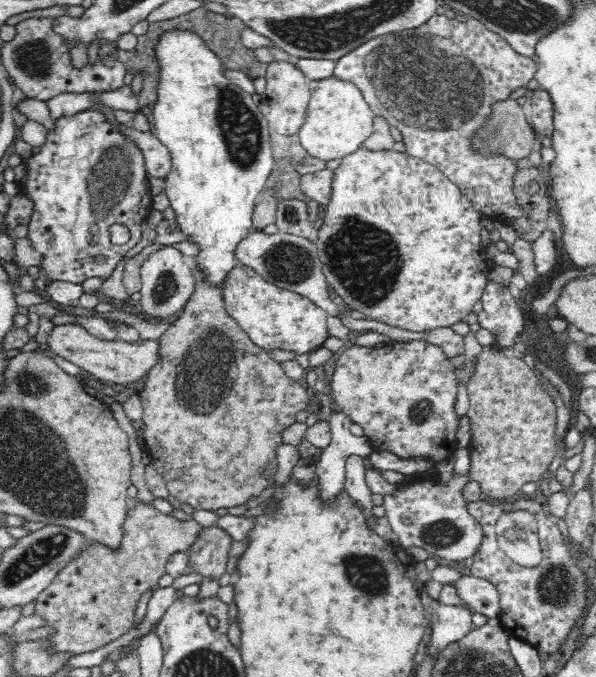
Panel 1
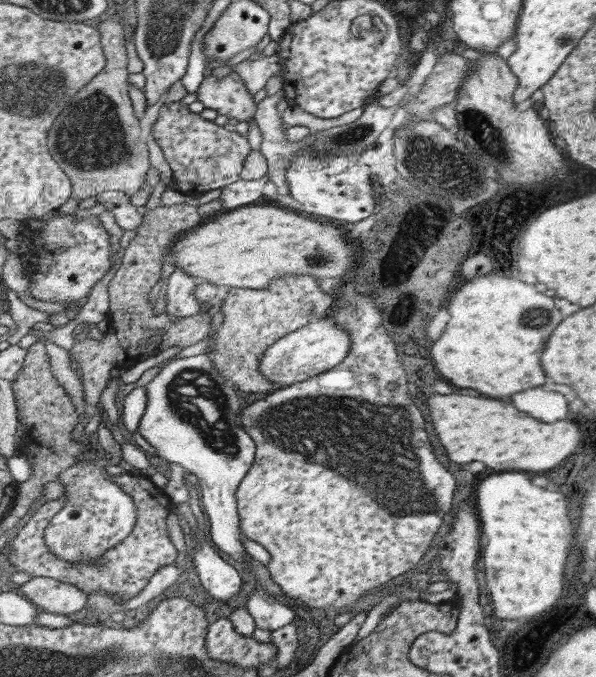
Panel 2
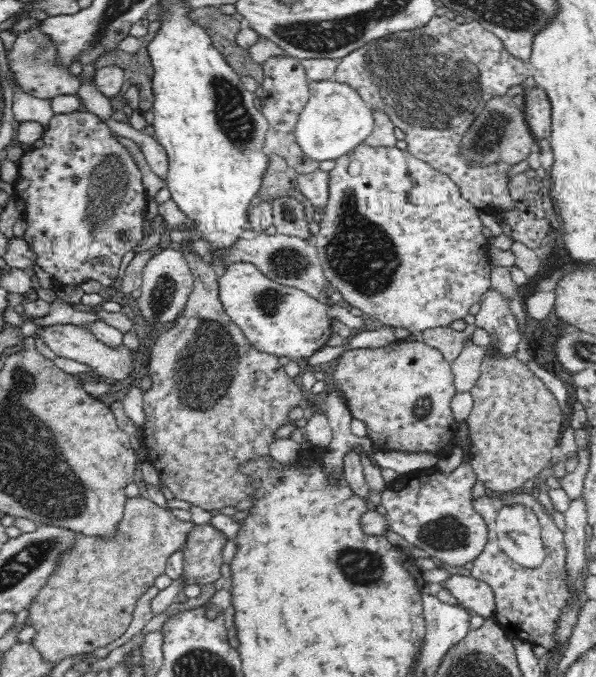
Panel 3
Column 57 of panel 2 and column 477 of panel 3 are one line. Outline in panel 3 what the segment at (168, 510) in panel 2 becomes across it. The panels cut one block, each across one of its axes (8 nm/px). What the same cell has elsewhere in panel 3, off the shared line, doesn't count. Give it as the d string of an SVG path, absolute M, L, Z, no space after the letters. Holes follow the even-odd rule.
M506 494L506 498L490 498L482 496L472 502L474 512L484 520L488 538L482 548L482 552L474 558L472 564L472 578L488 582L496 594L496 620L500 622L502 630L506 630L506 636L512 640L522 640L526 644L542 644L548 652L556 652L558 638L560 638L560 624L562 616L566 616L566 610L570 606L578 606L578 590L576 582L570 582L570 568L568 568L568 548L564 542L564 532L558 530L554 524L554 518L548 514L548 510L536 502L534 496L530 494ZM504 506L526 506L532 512L536 512L540 520L540 530L542 530L542 544L544 544L544 562L538 568L524 568L500 548L498 544L498 532L496 532L496 518L498 512Z

